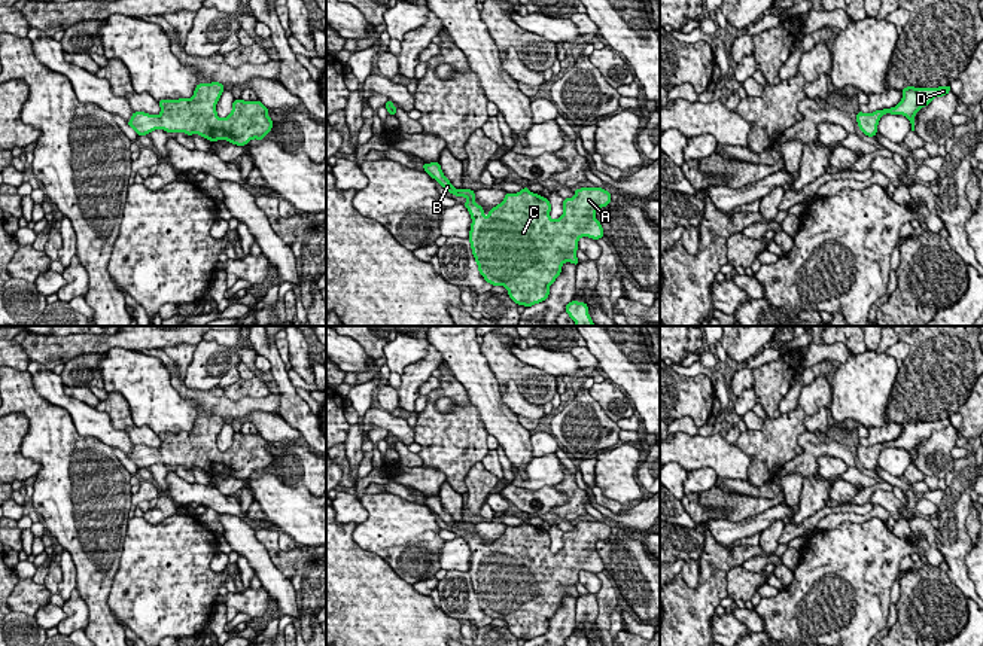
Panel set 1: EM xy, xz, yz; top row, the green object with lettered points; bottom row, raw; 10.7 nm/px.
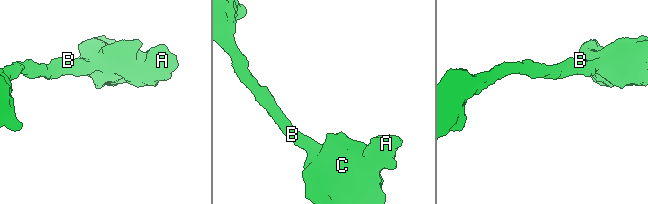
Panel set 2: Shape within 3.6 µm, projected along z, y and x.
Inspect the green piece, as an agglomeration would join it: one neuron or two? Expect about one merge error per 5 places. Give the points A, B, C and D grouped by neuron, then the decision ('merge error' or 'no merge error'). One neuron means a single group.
A B C D | no merge error

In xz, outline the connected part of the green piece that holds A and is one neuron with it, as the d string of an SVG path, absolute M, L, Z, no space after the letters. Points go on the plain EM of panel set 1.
M439 496L423 497L423 503L445 524L468 533L463 536L472 552L468 573L478 604L492 619L503 619L517 639L544 636L563 597L578 600L581 570L605 570L596 545L609 539L611 525L602 521L575 522L572 531L563 533L563 548L554 554L548 531L524 519L517 527L508 525L486 551L474 534L475 525L456 522Z

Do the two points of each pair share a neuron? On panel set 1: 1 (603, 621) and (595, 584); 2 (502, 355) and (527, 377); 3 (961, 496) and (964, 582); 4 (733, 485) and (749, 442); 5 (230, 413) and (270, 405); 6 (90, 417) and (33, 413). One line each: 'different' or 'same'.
1: different
2: same
3: same
4: different
5: same
6: different

